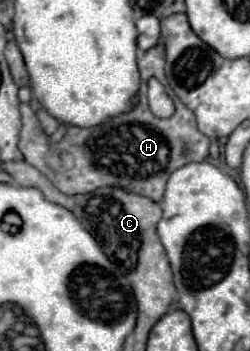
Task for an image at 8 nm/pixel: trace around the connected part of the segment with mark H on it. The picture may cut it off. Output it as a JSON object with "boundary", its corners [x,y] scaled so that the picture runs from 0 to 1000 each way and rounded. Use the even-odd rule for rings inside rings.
{"boundary":[[[620,128],[596,145],[572,145],[556,157],[556,202],[564,202],[564,265],[556,293],[532,316],[452,333],[444,345],[324,368],[324,362],[268,362],[252,402],[196,413],[188,385],[156,362],[148,328],[116,305],[116,293],[84,293],[84,385],[76,385],[76,430],[92,436],[92,453],[148,476],[244,550],[260,556],[332,556],[372,550],[396,533],[484,533],[516,550],[580,556],[620,578],[644,578],[660,521],[676,499],[772,459],[820,459],[836,447],[836,413],[844,396],[788,373],[780,328],[756,316],[708,271],[684,259],[668,225],[660,225],[660,140],[652,128]],[[596,219],[628,219],[668,265],[700,288],[700,322],[676,339],[636,339],[596,316],[588,299],[588,231]]]}

